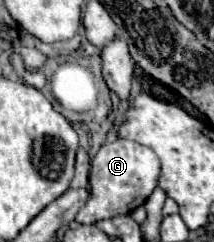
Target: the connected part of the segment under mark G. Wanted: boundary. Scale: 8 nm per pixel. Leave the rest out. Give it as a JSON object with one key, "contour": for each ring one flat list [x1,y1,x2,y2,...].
{"contour":[[117,138,115,142,103,144,91,162,89,200,79,210,77,222,93,224,97,220,105,220,105,218,133,212,133,208,145,204,145,200,155,190,157,178,159,178,159,168,161,166,159,166,155,152,137,144,137,142]]}

